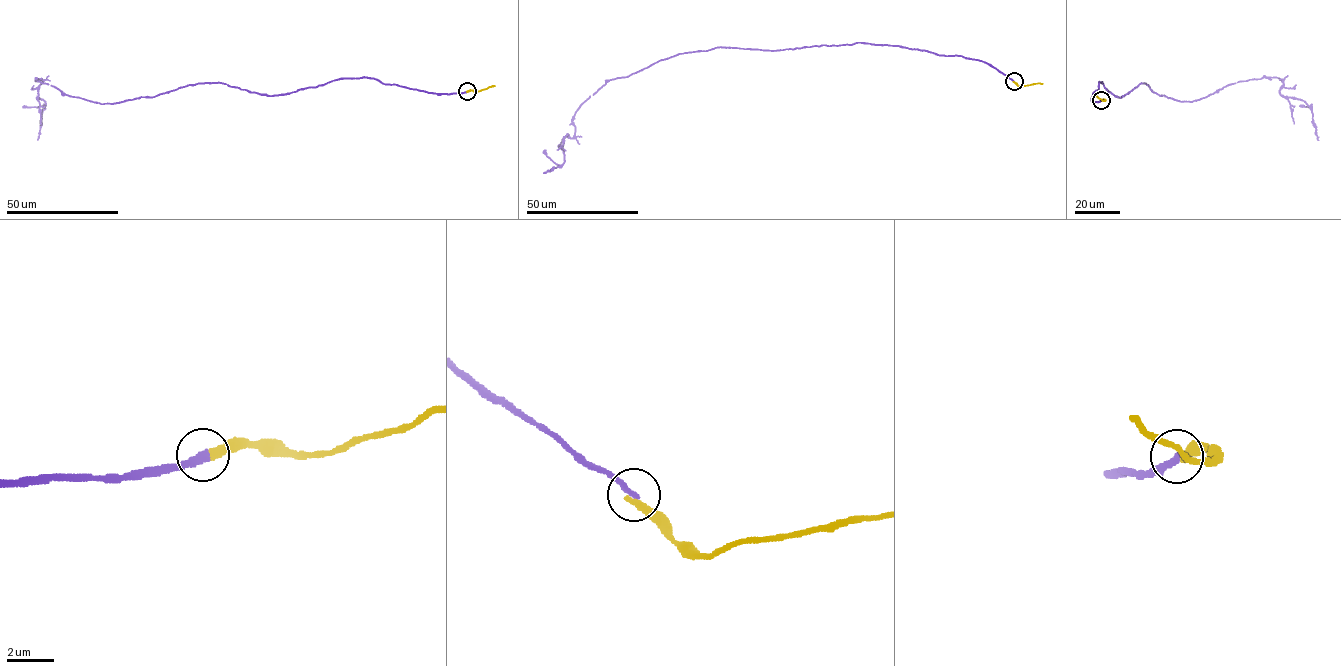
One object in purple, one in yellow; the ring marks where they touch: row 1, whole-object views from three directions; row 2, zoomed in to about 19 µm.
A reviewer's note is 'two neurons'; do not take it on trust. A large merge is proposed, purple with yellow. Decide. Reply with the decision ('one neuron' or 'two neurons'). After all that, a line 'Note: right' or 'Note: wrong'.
two neurons
Note: right

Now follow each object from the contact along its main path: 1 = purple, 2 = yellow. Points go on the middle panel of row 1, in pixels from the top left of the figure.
1: (1014, 81), (982, 61), (861, 42), (679, 53), (608, 80), (586, 99), (565, 136), (563, 163), (543, 173)
2: (1014, 81), (1020, 87), (1043, 83)

